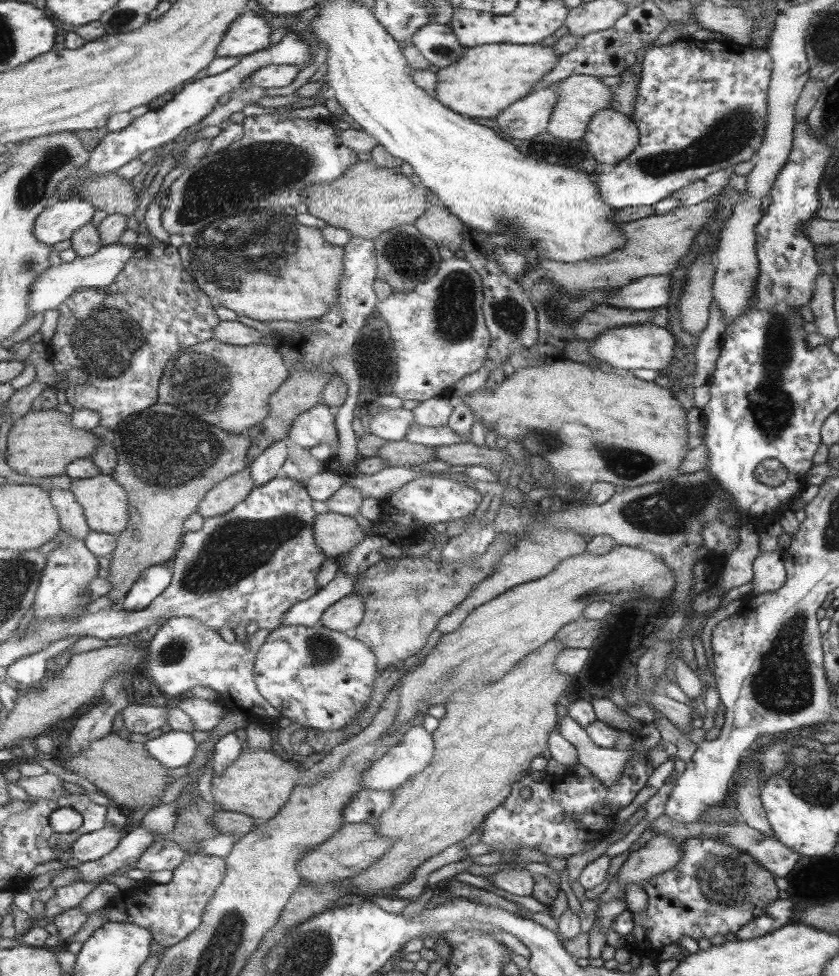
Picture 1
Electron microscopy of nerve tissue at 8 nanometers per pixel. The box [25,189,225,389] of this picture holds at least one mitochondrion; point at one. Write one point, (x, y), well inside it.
(105, 337)

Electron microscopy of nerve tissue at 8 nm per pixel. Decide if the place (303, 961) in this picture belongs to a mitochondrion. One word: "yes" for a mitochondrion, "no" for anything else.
yes

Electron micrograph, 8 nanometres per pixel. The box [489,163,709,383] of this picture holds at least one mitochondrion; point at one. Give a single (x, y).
(556, 312)

